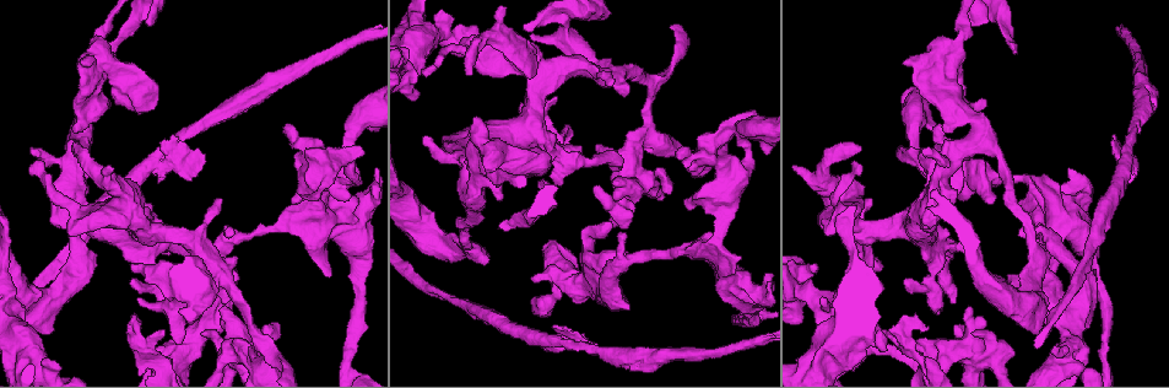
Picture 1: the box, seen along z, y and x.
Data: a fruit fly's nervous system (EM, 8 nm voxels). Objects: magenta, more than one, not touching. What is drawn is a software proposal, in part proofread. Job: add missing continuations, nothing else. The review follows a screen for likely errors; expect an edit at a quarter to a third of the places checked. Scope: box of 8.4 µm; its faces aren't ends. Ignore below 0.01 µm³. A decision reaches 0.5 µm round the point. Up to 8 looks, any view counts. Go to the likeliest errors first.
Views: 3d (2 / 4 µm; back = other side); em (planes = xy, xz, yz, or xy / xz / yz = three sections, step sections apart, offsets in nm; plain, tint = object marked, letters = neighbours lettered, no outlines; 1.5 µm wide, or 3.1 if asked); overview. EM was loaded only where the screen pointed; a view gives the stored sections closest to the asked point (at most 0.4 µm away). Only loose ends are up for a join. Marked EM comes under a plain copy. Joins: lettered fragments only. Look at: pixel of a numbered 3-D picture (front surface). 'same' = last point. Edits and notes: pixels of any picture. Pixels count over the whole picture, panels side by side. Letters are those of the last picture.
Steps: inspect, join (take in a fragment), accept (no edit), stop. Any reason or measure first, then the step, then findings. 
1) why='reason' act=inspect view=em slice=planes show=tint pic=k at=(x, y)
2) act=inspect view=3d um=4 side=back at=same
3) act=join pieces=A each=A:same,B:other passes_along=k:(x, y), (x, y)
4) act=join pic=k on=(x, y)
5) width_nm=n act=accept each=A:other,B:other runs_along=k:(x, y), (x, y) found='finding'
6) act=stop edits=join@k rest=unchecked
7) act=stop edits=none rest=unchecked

why='thin end' act=inspect view=em slice=planes show=tint pic=1 at=(1016, 52)

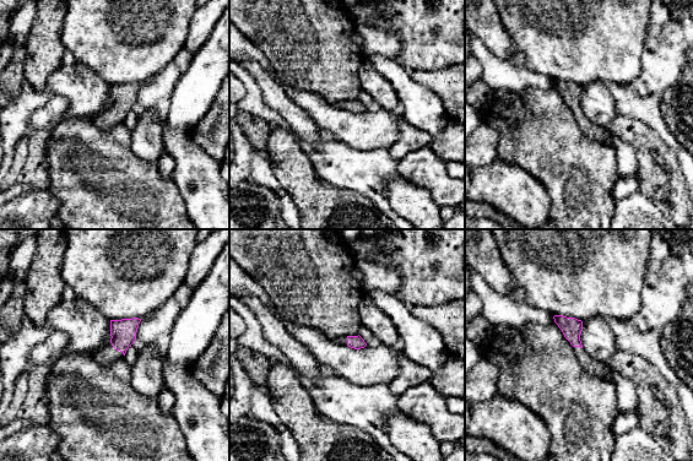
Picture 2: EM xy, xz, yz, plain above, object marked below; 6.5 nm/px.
why='what lies round it' act=inspect view=em slice=planes show=letters at=same

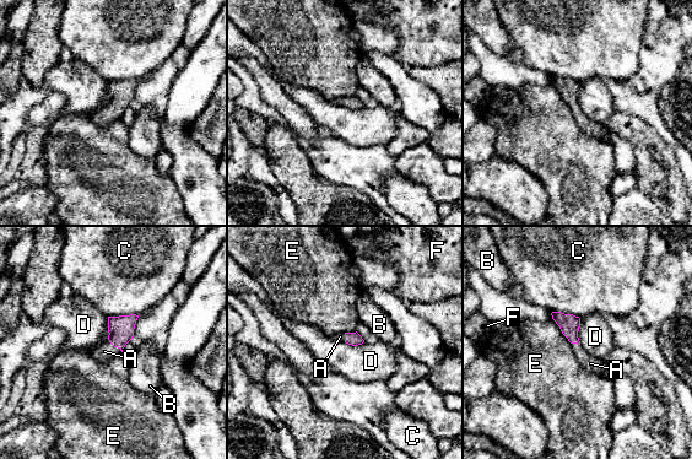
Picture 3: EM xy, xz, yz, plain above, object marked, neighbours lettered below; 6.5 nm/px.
act=join pieces=A each=A:same,B:other,C:other,D:other,E:other,F:other passes_along=3:(120, 329), (114, 346), (104, 351) found='the neuron continues'

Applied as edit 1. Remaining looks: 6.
act=inspect view=overview

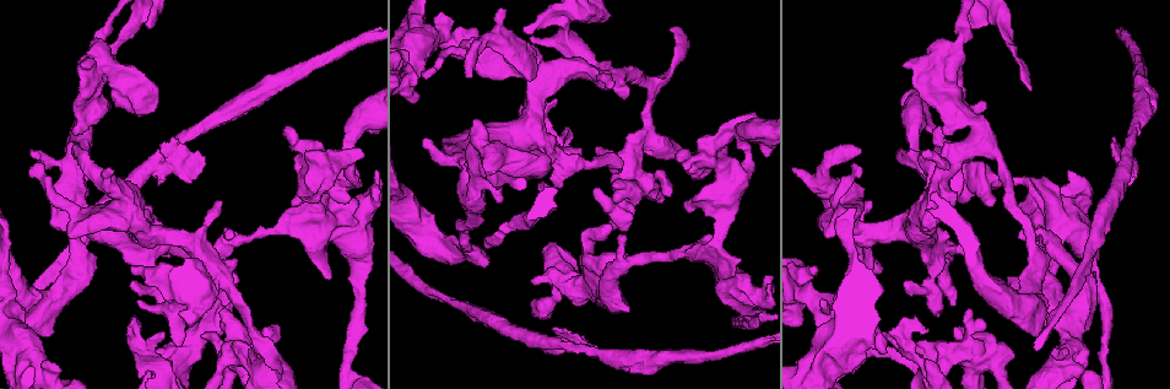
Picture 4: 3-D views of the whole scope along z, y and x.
why='an open end' act=inspect view=3d um=4 pic=4 at=(180, 346)

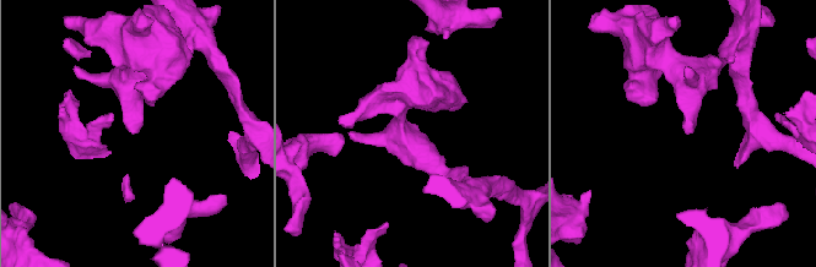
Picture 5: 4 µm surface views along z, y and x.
act=inspect view=em slice=planes show=letters pic=5 at=(685, 132)

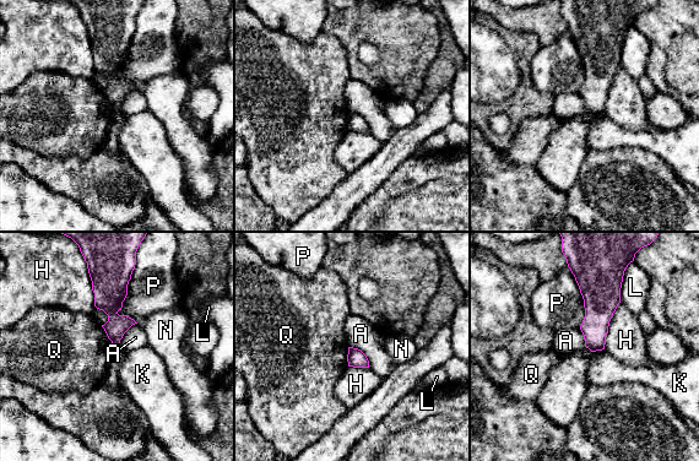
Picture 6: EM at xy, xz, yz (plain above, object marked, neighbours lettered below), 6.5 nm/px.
longest_contact=P:400nm act=accept each=A:other,H:other,K:other,L:other,N:other,P:other,Q:other border=6:(348, 346), (357, 347), (369, 367) found='none of them fits'

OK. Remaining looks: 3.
why='free end' act=inspect view=em um=3.1 slice=planes show=letters pic=4 at=(49, 335)

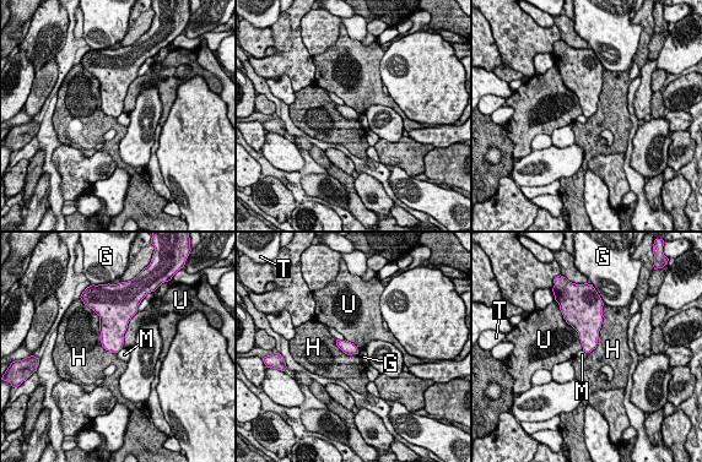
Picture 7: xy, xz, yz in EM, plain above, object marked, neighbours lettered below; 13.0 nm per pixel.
longest_contact=H:600nm act=accept each=G:other,H:other,M:other,T:other,U:other border=7:(122, 347), (117, 353) found='no lettered fragment goes on from it'

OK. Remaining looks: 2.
act=stop edits=join@3 rest=unchecked

